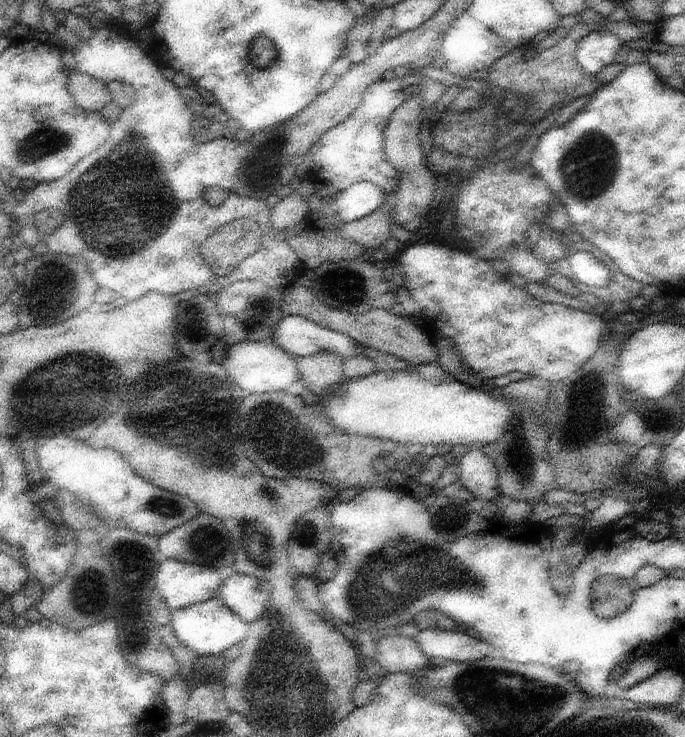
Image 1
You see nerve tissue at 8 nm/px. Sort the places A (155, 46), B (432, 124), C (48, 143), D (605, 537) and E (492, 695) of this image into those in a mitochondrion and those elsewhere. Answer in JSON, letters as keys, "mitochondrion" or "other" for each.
{"A":"other","B":"other","C":"mitochondrion","D":"other","E":"mitochondrion"}

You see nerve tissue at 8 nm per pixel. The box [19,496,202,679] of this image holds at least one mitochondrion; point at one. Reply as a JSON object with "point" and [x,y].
{"point":[135,633]}

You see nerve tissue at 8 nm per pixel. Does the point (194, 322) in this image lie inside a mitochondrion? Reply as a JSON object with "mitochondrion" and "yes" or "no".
{"mitochondrion":"yes"}

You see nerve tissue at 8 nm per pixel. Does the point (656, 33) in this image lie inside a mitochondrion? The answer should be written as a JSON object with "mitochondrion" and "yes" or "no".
{"mitochondrion":"no"}

